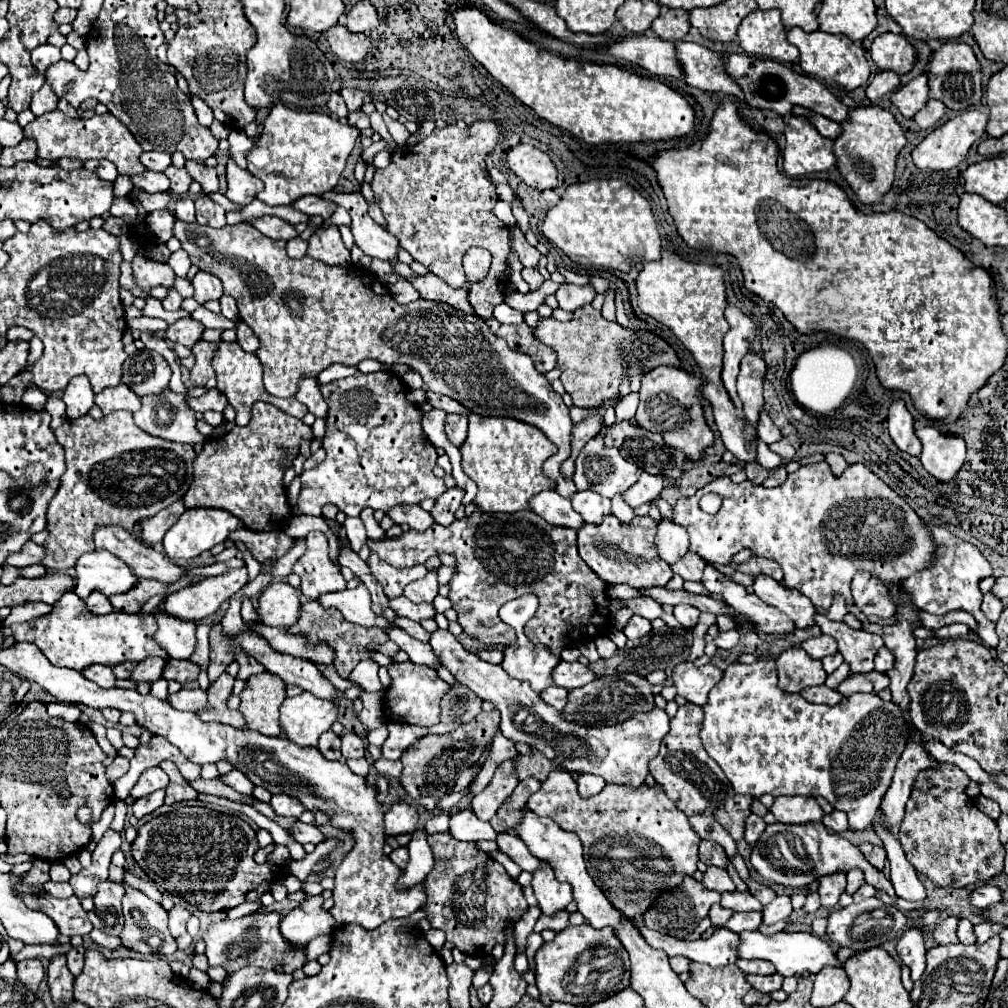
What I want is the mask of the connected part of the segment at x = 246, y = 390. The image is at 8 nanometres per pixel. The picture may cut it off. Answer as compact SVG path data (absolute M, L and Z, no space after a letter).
M219 341L217 343L217 351L213 357L213 369L217 373L217 389L227 397L227 401L235 407L237 411L237 425L247 425L249 423L249 415L251 415L251 407L255 401L267 401L273 403L275 407L281 407L281 411L287 411L287 415L293 415L297 419L303 419L307 415L307 407L303 403L299 403L295 397L289 399L279 399L273 397L265 391L263 385L263 367L261 361L257 359L255 353L247 353L241 349L239 343L227 343L227 341Z

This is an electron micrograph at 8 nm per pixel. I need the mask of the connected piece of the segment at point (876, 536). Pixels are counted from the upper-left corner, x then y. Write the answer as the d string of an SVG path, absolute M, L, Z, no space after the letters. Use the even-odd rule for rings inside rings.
M823 461L799 467L775 489L753 485L751 481L733 483L729 477L719 477L699 491L695 487L677 489L686 497L677 501L673 521L687 529L691 539L689 551L707 563L725 565L735 553L749 547L755 555L777 561L785 573L783 585L807 595L817 609L827 609L833 597L841 595L857 617L863 615L853 607L849 587L855 573L869 571L879 579L887 579L893 593L899 595L899 621L893 625L873 625L873 633L881 635L885 647L895 655L895 665L887 673L891 679L891 701L901 705L909 719L905 687L913 675L917 655L913 627L919 627L921 621L919 609L911 603L909 595L901 595L901 581L929 569L937 547L931 529L921 523L919 515L885 481L861 463L849 465L841 477L835 477ZM705 493L719 493L723 497L723 505L715 515L707 515L699 507L699 499Z

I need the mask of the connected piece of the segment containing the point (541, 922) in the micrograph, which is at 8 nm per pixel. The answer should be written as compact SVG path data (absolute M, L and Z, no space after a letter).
M559 911L557 915L541 915L537 919L537 925L535 925L535 931L541 933L543 929L553 929L553 931L561 931L569 925L569 913L567 911Z

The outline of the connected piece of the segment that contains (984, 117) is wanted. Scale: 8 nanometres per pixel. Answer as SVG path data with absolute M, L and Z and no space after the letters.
M971 109L971 111L965 111L953 119L949 119L947 123L943 123L941 127L937 127L935 131L931 131L911 153L913 157L913 163L915 167L919 169L935 169L935 171L947 171L947 169L953 169L955 165L959 165L969 147L979 141L983 135L985 135L985 125L989 121L989 115L983 113L983 111L977 111L977 109Z

